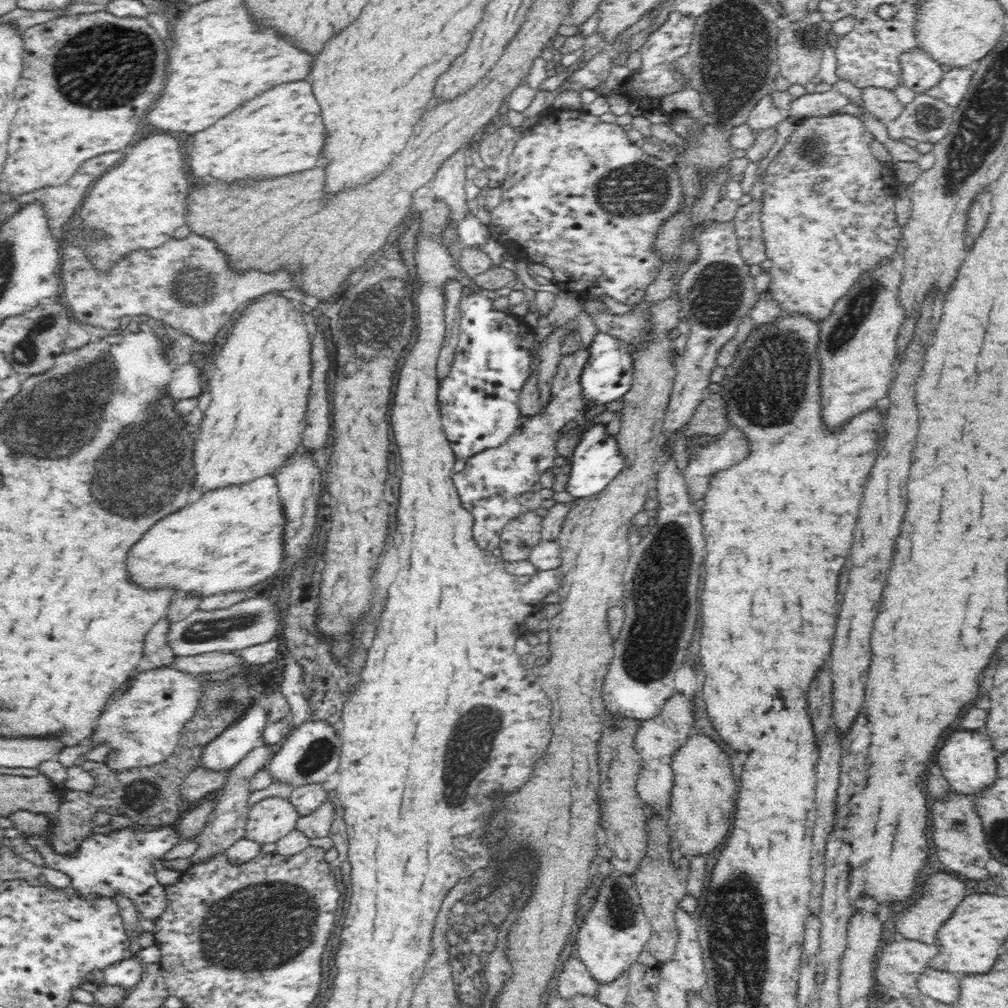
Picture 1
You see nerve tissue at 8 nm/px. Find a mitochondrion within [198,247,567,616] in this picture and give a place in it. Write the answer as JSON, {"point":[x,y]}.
{"point":[373,315]}

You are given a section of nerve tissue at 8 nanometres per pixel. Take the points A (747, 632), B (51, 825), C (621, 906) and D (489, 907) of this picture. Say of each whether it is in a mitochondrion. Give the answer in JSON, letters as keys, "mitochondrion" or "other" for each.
{"A":"other","B":"other","C":"mitochondrion","D":"mitochondrion"}

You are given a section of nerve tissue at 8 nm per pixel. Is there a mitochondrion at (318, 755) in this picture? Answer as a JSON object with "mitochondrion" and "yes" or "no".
{"mitochondrion":"yes"}

